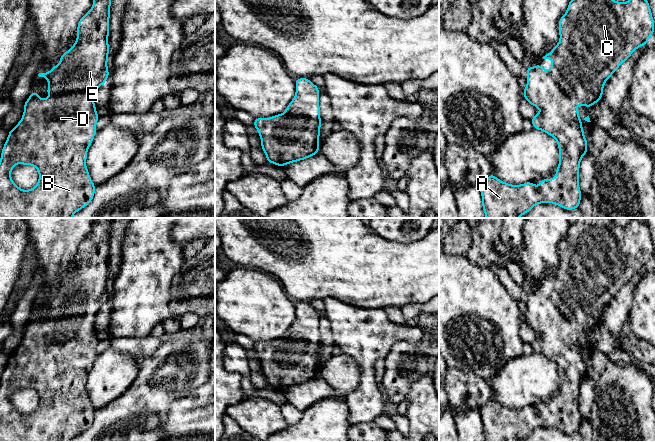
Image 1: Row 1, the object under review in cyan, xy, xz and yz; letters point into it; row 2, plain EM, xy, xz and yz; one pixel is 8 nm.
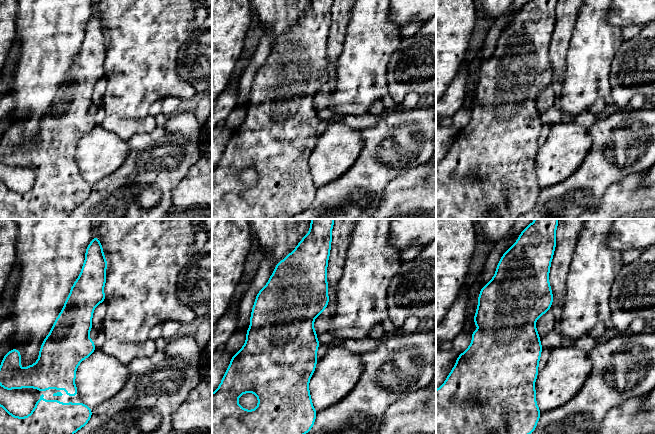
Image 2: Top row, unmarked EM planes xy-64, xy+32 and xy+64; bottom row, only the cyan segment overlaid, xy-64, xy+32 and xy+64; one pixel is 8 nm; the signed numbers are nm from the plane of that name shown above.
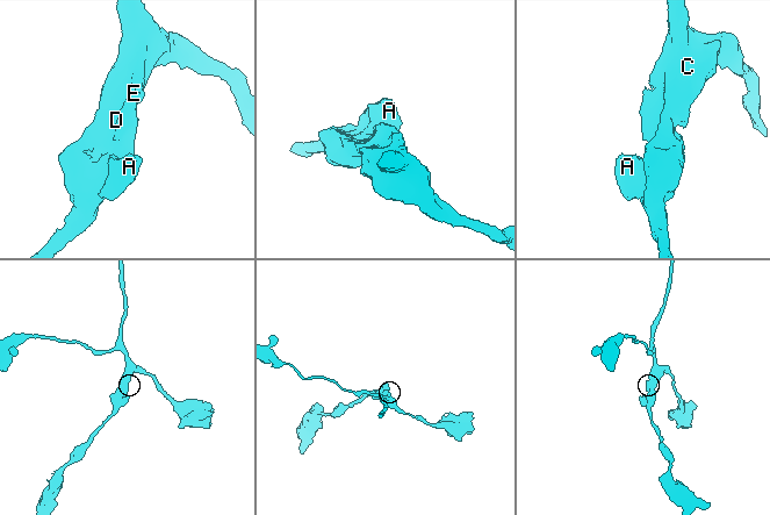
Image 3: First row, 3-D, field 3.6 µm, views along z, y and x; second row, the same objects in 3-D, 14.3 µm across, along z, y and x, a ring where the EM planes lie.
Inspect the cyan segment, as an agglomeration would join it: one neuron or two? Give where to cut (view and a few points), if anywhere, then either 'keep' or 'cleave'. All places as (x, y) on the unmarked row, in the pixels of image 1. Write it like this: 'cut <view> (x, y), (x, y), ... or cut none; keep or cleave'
cut none; keep

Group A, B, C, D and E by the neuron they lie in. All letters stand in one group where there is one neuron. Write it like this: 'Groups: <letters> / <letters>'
Groups: A B C D E

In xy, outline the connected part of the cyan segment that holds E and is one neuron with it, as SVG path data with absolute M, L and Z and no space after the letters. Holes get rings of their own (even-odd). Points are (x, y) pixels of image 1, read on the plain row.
M95 218L93 219L93 231L79 244L77 251L77 265L73 271L60 281L60 287L55 289L48 297L39 297L39 301L44 301L49 306L49 312L46 316L49 322L41 324L37 316L31 316L29 323L24 327L24 337L19 347L9 355L8 362L3 370L0 383L0 442L72 442L72 440L80 433L87 430L93 423L95 417L95 409L92 406L86 391L87 374L90 371L94 360L97 356L96 347L98 338L94 328L95 315L103 309L109 301L107 285L109 278L108 259L109 259L109 241L110 241L110 225L113 218ZM16 388L32 389L38 393L39 404L36 410L30 414L20 413L12 404L10 396Z

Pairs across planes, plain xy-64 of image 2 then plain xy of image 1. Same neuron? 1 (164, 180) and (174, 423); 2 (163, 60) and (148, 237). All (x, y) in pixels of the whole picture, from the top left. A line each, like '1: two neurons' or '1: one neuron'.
1: two neurons
2: one neuron

